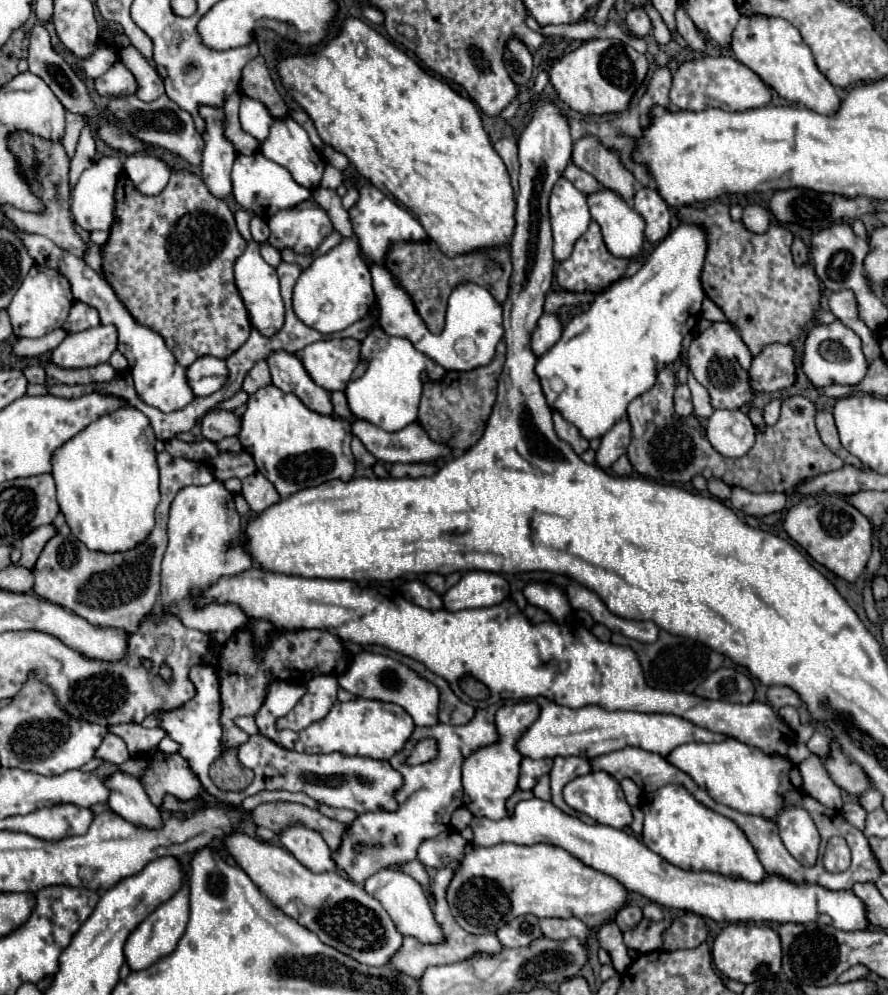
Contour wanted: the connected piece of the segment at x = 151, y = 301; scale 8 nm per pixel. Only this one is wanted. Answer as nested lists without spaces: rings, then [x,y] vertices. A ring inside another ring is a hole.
[[[174,171],[166,189],[156,197],[142,195],[132,181],[122,175],[116,187],[114,223],[102,247],[102,273],[134,319],[162,333],[166,345],[170,345],[178,357],[178,363],[190,367],[204,355],[230,357],[250,335],[250,317],[234,283],[234,261],[244,249],[246,241],[236,229],[234,215],[226,201],[218,201],[198,175]]]

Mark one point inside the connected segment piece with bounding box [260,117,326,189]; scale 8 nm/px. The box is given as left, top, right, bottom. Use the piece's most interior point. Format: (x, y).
(288, 145)

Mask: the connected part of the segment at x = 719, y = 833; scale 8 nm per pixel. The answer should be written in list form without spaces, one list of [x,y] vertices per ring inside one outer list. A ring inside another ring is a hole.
[[[664,785],[646,795],[642,841],[662,859],[684,871],[710,871],[732,879],[760,883],[766,877],[744,831],[728,817],[696,801],[684,785]]]

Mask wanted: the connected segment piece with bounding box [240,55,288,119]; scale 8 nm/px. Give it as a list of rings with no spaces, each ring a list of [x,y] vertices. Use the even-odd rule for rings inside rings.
[[[260,55],[256,59],[252,59],[250,63],[246,63],[246,67],[242,71],[240,87],[242,87],[242,93],[246,97],[264,103],[274,119],[286,119],[288,117],[288,107],[282,101],[282,97],[278,95],[274,81],[268,73],[268,67]]]

